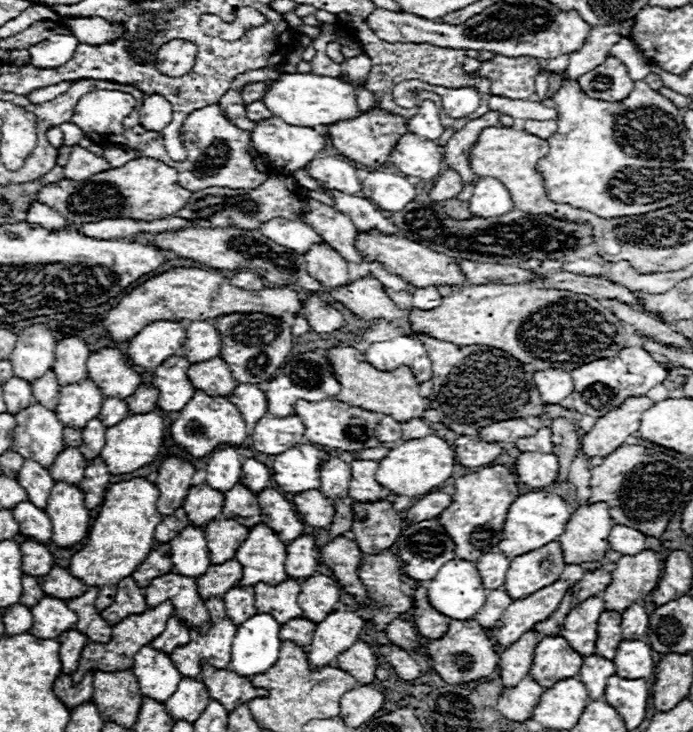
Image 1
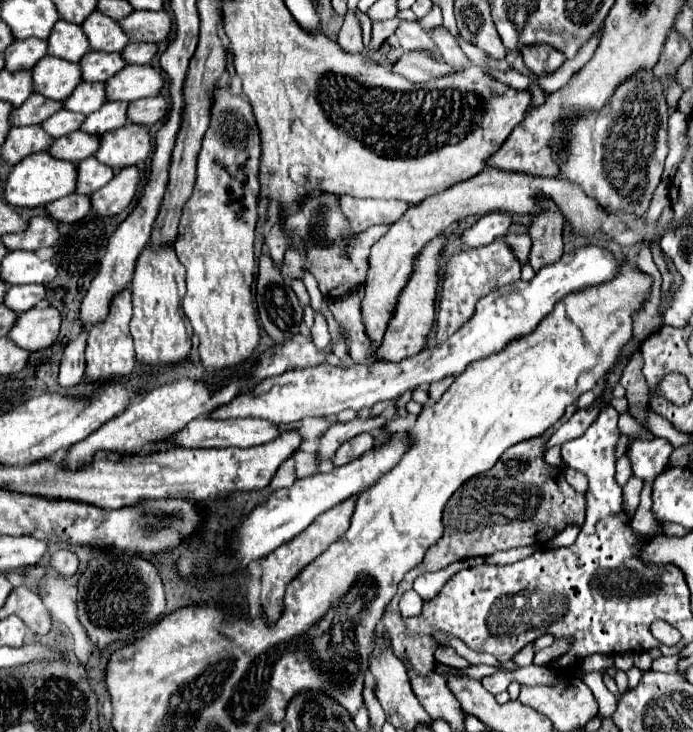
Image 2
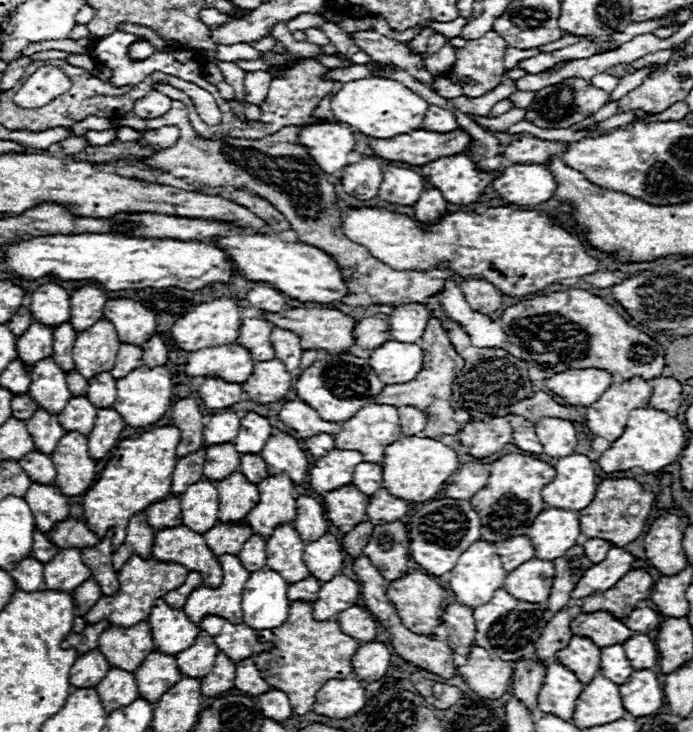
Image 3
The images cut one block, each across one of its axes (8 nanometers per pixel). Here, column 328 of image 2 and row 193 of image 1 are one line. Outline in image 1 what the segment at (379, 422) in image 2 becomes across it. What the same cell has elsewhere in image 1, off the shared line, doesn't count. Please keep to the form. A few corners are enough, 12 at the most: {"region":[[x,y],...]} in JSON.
{"region":[[454,170],[436,178],[430,200],[450,200],[462,190],[462,180]]}

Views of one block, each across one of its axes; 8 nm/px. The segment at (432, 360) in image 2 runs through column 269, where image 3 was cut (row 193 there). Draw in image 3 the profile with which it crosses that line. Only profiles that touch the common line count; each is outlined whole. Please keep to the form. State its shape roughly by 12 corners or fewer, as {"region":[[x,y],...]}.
{"region":[[386,166],[378,198],[412,206],[424,178],[408,168]]}

